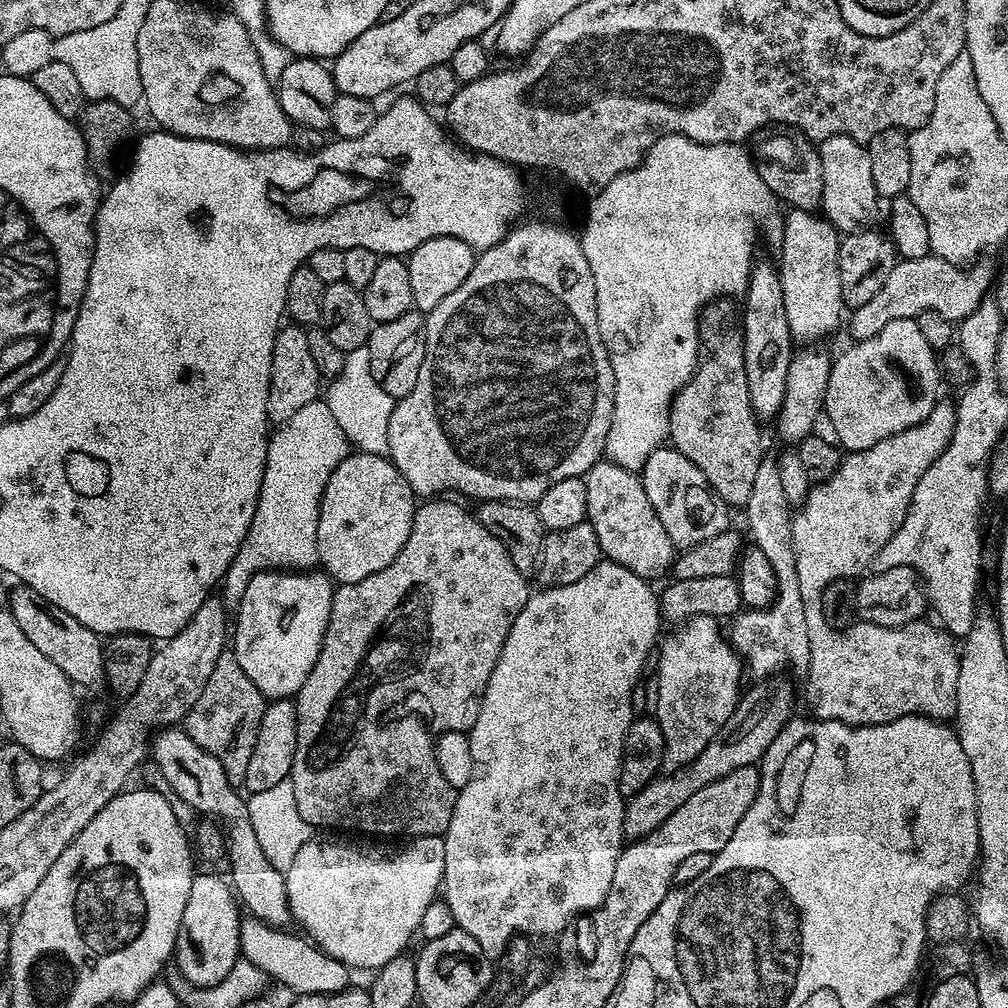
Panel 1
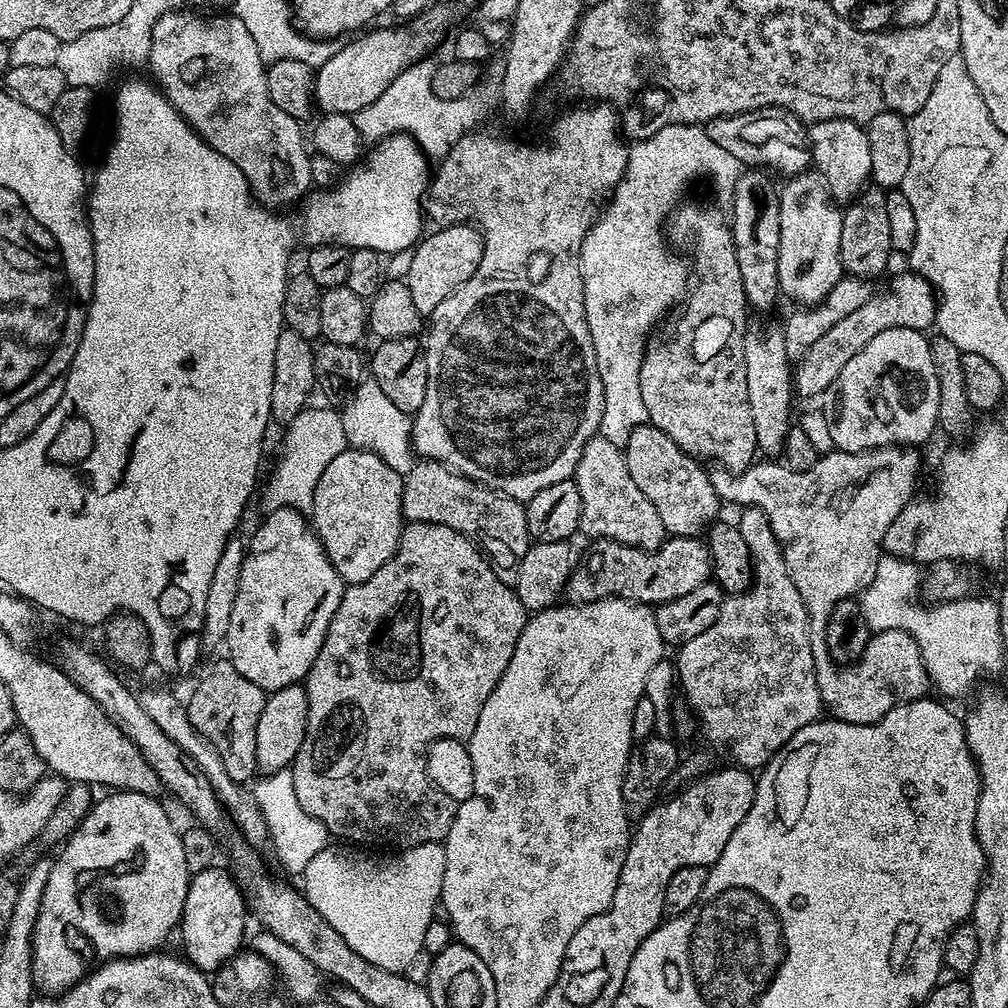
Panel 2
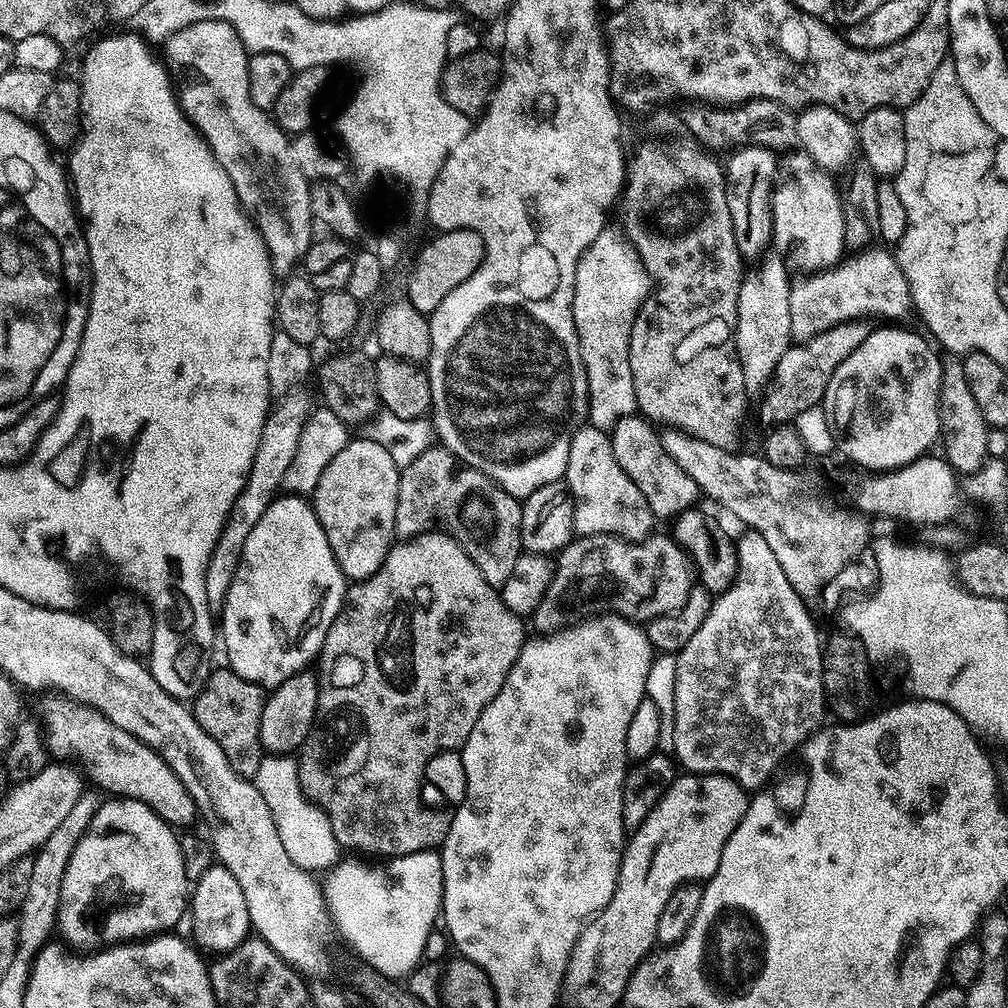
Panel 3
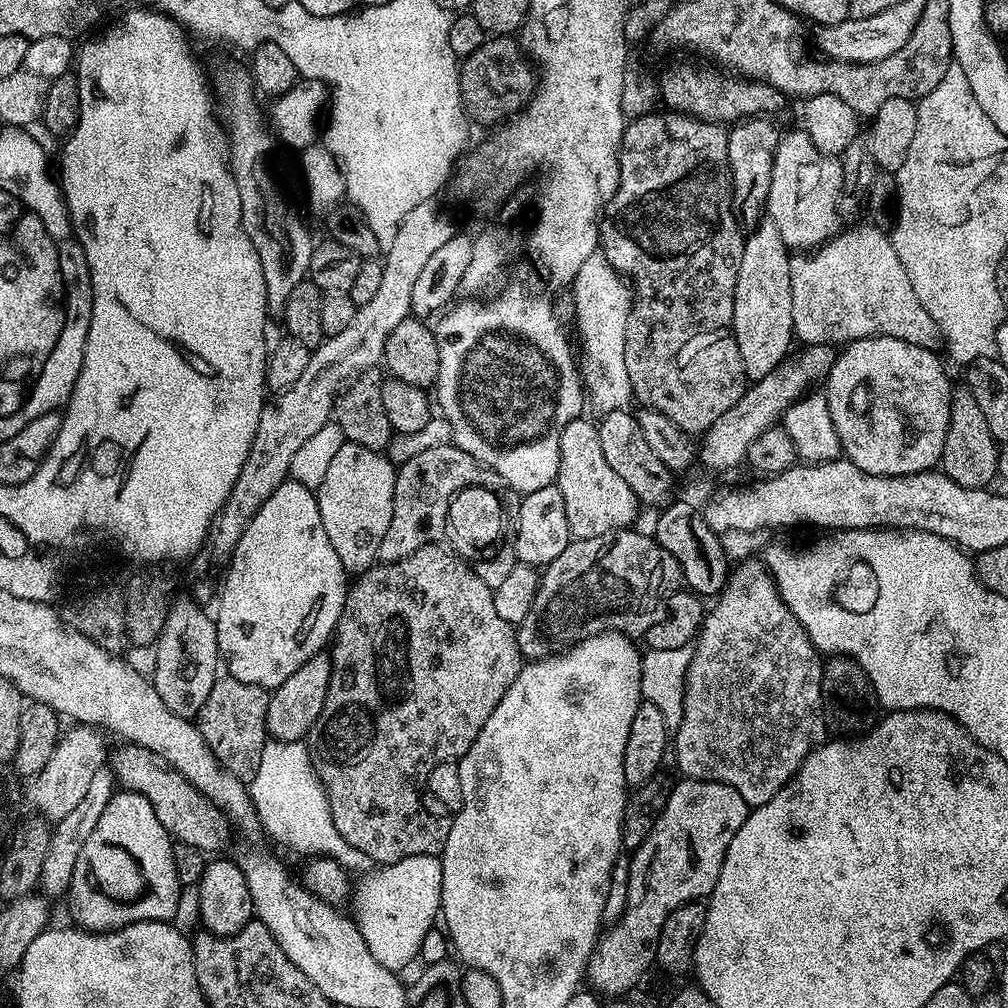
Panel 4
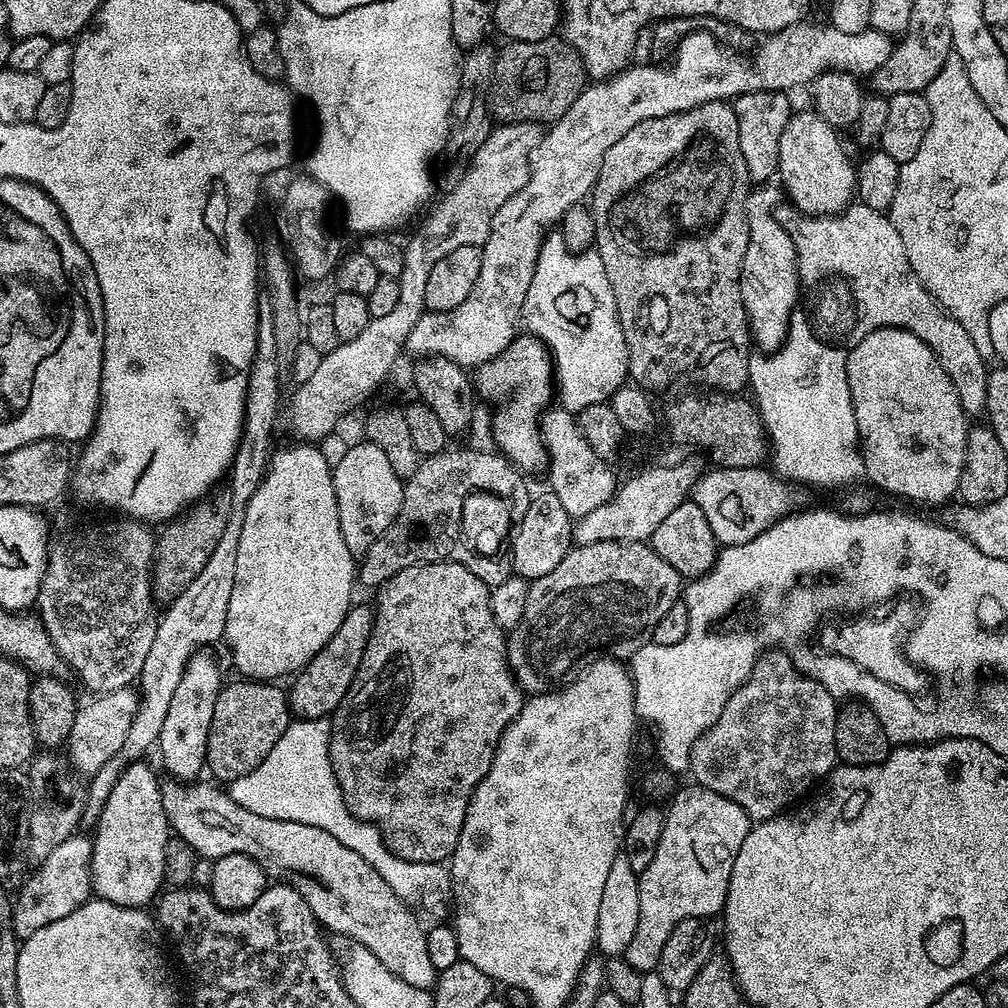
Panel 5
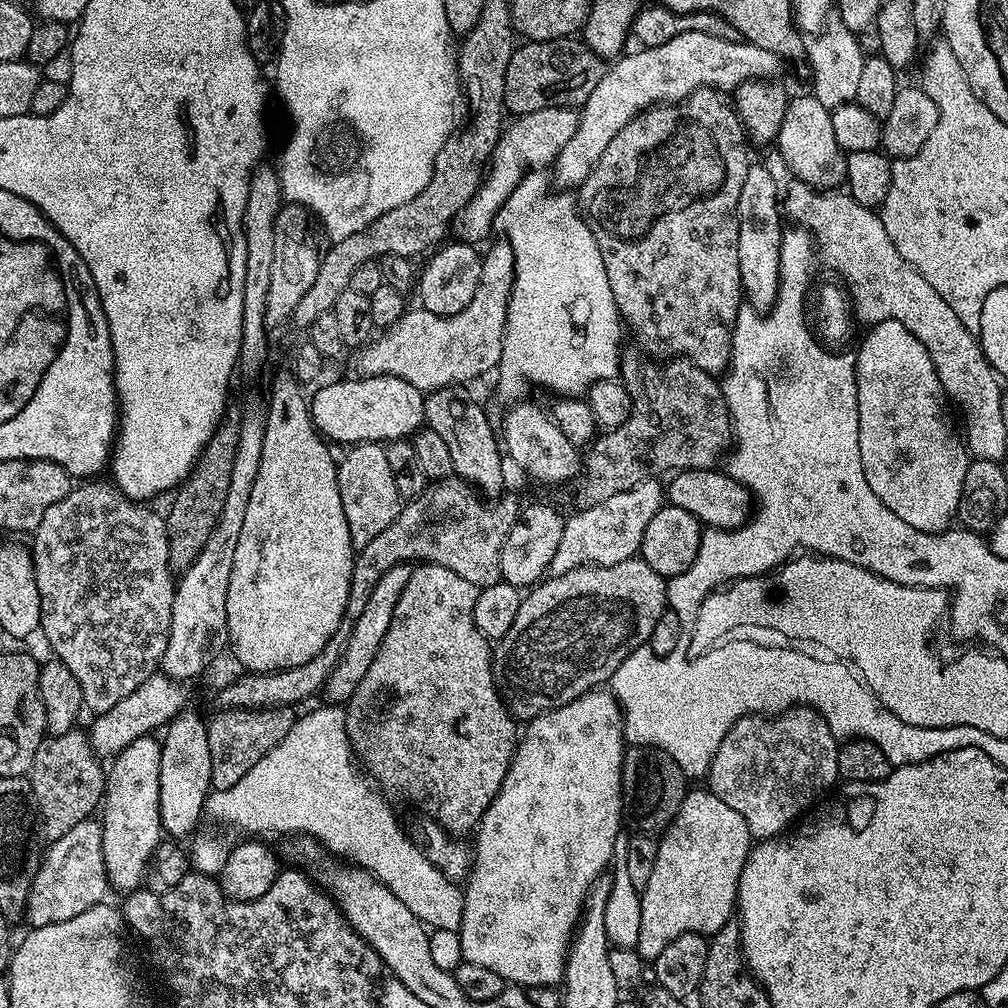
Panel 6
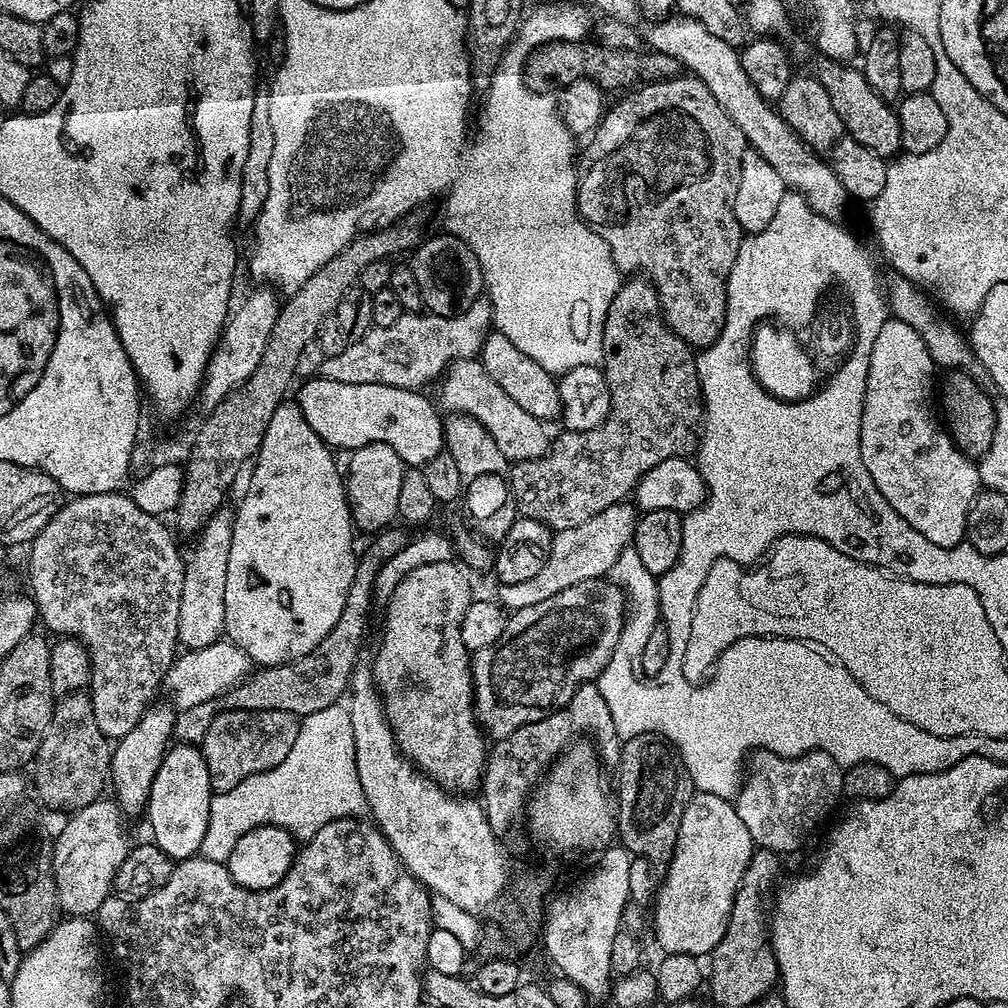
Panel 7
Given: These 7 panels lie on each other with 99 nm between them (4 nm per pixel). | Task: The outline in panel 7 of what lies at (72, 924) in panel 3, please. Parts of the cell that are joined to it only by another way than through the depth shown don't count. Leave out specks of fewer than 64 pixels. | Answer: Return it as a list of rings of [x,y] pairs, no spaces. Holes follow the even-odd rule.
[[[171,703],[159,704],[149,707],[138,726],[134,726],[130,734],[115,741],[112,750],[110,788],[116,791],[114,799],[120,805],[120,811],[128,818],[138,815],[139,812],[141,815],[147,809],[148,795],[154,786],[154,778],[162,766],[164,756],[170,751],[177,710]]]

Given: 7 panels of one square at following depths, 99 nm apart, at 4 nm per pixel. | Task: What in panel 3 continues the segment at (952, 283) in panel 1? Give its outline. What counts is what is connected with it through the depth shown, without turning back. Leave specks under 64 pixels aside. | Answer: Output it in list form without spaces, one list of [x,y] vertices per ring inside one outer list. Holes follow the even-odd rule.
[[[858,322],[840,324],[837,328],[831,328],[814,338],[793,343],[786,350],[786,354],[782,354],[782,358],[778,358],[778,366],[768,382],[768,387],[759,397],[759,400],[761,399],[760,420],[764,423],[764,426],[787,424],[795,421],[796,416],[802,414],[802,410],[817,407],[824,399],[826,386],[830,386],[830,378],[834,378],[834,370],[838,370],[838,366],[842,366],[842,362],[846,358],[850,358],[850,354],[854,354],[854,350],[858,350],[858,346],[862,346],[862,342],[868,337],[869,331],[867,325]]]

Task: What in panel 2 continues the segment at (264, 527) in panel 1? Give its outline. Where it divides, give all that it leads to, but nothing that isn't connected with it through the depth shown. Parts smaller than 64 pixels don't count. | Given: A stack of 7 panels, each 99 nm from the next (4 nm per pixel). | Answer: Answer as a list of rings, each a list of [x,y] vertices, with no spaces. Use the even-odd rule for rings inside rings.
[[[309,406],[301,410],[286,426],[288,432],[284,436],[284,445],[280,448],[280,457],[276,460],[276,465],[272,468],[272,473],[268,476],[268,481],[263,481],[265,509],[273,508],[293,508],[295,512],[311,513],[314,502],[314,486],[318,486],[318,478],[322,478],[322,470],[334,462],[338,454],[342,454],[345,448],[349,447],[346,433],[342,428],[342,416],[335,408],[315,408]]]

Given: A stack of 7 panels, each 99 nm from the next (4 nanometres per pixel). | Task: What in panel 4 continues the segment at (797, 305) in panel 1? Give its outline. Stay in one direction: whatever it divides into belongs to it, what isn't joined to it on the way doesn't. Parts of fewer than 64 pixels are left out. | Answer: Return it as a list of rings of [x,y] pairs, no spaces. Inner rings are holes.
[[[803,130],[781,135],[774,154],[766,214],[778,226],[789,249],[815,249],[841,231],[838,209],[844,191],[844,168],[837,157],[827,156]]]

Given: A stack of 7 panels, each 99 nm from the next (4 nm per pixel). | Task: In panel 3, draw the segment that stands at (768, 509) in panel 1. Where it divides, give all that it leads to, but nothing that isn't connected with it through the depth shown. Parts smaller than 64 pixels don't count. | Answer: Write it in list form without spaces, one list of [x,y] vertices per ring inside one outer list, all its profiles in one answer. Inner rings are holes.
[[[748,530],[745,531],[745,536],[740,541],[735,541],[734,547],[736,549],[736,577],[732,579],[732,584],[722,593],[719,593],[712,601],[712,609],[706,614],[706,622],[702,622],[702,626],[698,626],[698,630],[694,633],[694,638],[690,638],[690,642],[686,642],[686,646],[681,652],[675,653],[676,658],[676,680],[673,682],[674,694],[674,710],[670,713],[670,720],[672,720],[672,748],[675,759],[678,761],[679,767],[688,774],[699,774],[701,776],[728,776],[731,780],[737,780],[745,790],[760,790],[769,783],[768,780],[780,768],[780,763],[787,758],[788,755],[795,753],[805,742],[808,741],[809,736],[821,727],[822,721],[820,719],[826,716],[826,701],[824,699],[824,683],[822,682],[822,674],[824,673],[824,653],[822,651],[822,636],[820,640],[820,632],[816,629],[816,624],[812,621],[812,616],[808,613],[809,605],[801,600],[797,585],[792,585],[793,582],[789,576],[782,574],[782,565],[778,562],[778,558],[774,558],[774,550],[770,550],[766,538],[762,538],[762,534]]]

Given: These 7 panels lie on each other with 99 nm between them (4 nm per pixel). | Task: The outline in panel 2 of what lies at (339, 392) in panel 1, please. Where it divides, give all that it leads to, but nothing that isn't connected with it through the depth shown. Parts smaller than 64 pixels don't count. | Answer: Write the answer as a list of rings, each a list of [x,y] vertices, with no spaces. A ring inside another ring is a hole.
[[[362,380],[345,401],[340,413],[349,447],[378,454],[400,476],[406,477],[410,474],[418,461],[412,447],[412,421],[409,413],[398,410],[398,406],[386,397],[376,380]]]

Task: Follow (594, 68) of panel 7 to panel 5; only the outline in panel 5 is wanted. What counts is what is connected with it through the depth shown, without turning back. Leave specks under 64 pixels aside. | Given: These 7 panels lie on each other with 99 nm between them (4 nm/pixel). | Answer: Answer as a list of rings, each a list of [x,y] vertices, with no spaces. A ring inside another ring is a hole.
[[[555,35],[534,42],[514,40],[505,45],[504,49],[500,48],[495,53],[492,77],[487,88],[488,110],[491,115],[505,124],[523,120],[559,120],[586,87],[582,58],[567,40]]]

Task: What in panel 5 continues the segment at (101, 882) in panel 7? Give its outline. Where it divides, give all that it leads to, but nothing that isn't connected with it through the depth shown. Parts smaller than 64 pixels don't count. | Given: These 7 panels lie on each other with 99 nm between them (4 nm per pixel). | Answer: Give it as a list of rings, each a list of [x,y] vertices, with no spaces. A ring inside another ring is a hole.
[[[83,834],[66,838],[62,846],[50,850],[47,858],[35,867],[32,877],[30,872],[19,885],[20,893],[15,893],[12,905],[12,923],[20,938],[34,934],[34,930],[42,930],[42,926],[50,926],[50,922],[58,922],[58,918],[74,914],[74,910],[78,910],[93,895],[92,840]]]

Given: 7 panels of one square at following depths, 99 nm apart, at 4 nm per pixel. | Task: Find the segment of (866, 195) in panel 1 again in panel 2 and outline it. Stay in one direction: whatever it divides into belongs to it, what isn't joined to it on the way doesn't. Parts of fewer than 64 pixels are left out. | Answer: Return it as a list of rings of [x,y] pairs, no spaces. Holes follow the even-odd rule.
[[[823,120],[811,125],[807,133],[812,149],[812,164],[828,183],[832,199],[837,202],[855,200],[864,191],[872,174],[867,131],[852,120]]]

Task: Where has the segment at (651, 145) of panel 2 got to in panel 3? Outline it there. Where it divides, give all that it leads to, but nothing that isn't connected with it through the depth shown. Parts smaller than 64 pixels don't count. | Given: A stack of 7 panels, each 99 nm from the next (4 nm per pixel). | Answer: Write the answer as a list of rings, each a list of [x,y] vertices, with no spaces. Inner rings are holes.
[[[601,232],[582,254],[572,294],[572,317],[588,383],[587,419],[591,427],[605,430],[611,430],[622,416],[637,411],[634,382],[630,378],[628,339],[641,303],[650,292],[647,273],[633,249],[619,239],[616,241],[610,232]]]

